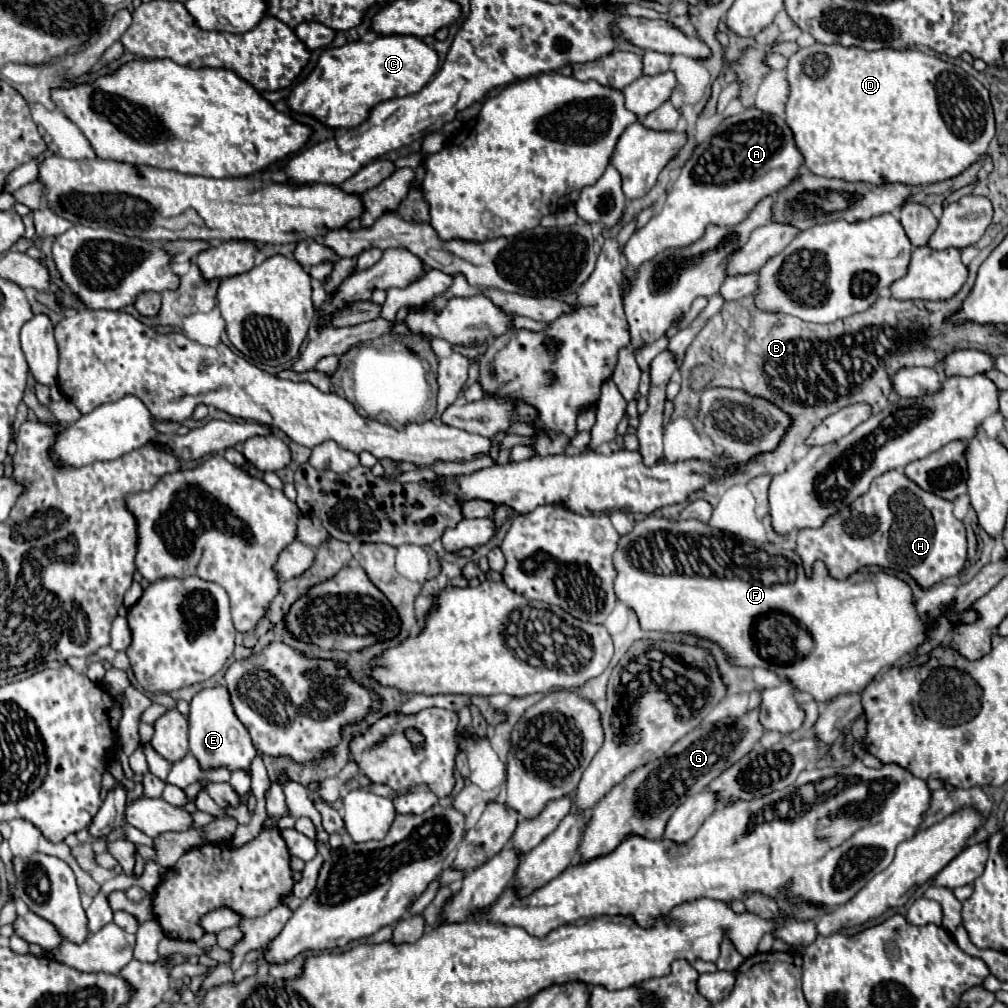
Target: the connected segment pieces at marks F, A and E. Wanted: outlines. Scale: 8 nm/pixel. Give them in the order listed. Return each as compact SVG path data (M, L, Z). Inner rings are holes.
M648 514L642 520L636 520L632 532L620 536L618 540L618 548L614 552L614 568L616 568L616 580L614 580L614 592L618 596L618 600L622 604L626 604L630 610L636 612L638 620L640 620L640 628L642 630L654 630L654 632L668 632L668 634L692 634L704 640L710 640L714 644L718 644L726 656L728 662L732 666L746 666L746 668L768 668L770 672L778 674L780 678L790 680L790 684L798 690L810 692L814 696L814 700L818 702L828 702L840 694L850 694L850 692L862 692L876 674L880 674L882 670L886 670L886 666L894 666L898 664L900 658L904 658L906 654L914 652L918 644L924 642L926 638L926 626L924 620L916 614L914 608L914 600L912 600L912 592L908 588L908 584L904 584L902 580L898 580L896 576L888 576L888 574L862 574L856 572L852 576L848 576L846 580L834 580L826 566L822 562L814 564L814 574L812 578L804 576L804 568L802 562L798 558L798 554L794 550L786 550L786 548L776 548L772 544L756 544L752 540L742 540L734 534L728 534L724 530L712 528L704 522L698 520L668 520L662 516L654 516ZM656 542L668 542L668 560L664 560L662 550L658 550Z
M746 108L742 114L724 118L714 134L698 144L690 160L682 166L678 180L666 196L662 212L652 216L648 224L638 228L624 244L622 256L626 264L620 282L622 296L632 288L636 272L644 262L666 248L684 248L696 242L708 224L730 226L742 222L758 200L778 192L794 180L800 166L802 154L782 118L756 108Z
M226 686L204 688L190 700L190 750L198 760L200 770L208 772L212 768L228 768L228 770L248 770L252 758L256 756L256 748L252 746L252 738L244 724L234 714L230 696Z

